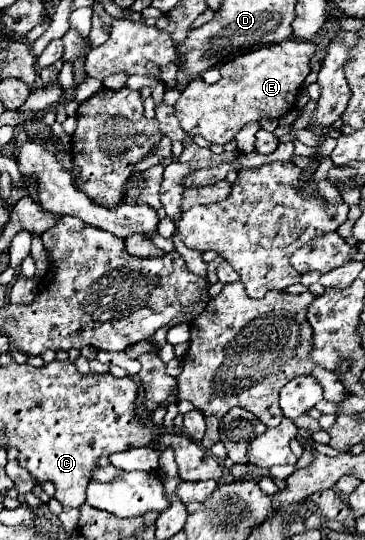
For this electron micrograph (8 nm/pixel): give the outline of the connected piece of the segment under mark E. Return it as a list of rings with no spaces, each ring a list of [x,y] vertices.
[[[284,40],[226,62],[220,68],[222,78],[216,84],[206,84],[202,78],[194,78],[174,106],[182,130],[190,136],[200,134],[212,144],[226,144],[250,122],[258,122],[262,118],[278,120],[286,116],[296,108],[302,82],[310,74],[310,58],[316,48],[318,46],[308,40]]]

